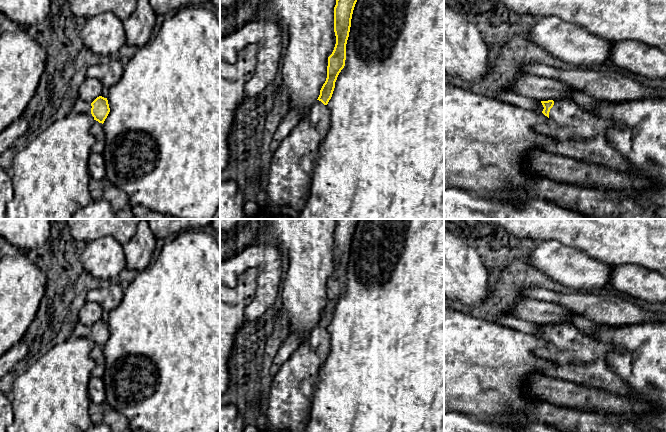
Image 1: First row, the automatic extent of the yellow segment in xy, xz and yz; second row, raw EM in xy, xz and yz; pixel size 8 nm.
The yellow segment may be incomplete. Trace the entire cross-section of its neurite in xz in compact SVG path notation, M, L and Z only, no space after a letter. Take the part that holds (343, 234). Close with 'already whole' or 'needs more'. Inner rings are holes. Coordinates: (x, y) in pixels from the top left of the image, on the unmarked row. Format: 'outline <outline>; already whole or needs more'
outline M338 219L334 231L334 256L336 268L328 281L327 302L318 323L307 339L283 364L273 377L268 396L267 410L260 424L260 432L304 432L309 422L311 407L319 372L330 352L330 334L327 330L332 321L335 306L345 290L346 268L349 261L351 243L359 219Z; needs more

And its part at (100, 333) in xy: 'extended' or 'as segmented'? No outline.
extended

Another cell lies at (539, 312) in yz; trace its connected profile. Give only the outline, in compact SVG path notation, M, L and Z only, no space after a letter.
M531 298L518 302L509 314L538 325L567 324L567 321L574 315L563 306Z

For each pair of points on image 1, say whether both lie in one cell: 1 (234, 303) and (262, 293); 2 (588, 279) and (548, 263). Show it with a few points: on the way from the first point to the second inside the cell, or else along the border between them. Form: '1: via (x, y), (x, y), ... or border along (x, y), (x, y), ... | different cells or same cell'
1: border along (259, 273), (255, 296), (246, 307), (243, 317) | different cells
2: via (578, 272), (558, 263) | same cell

